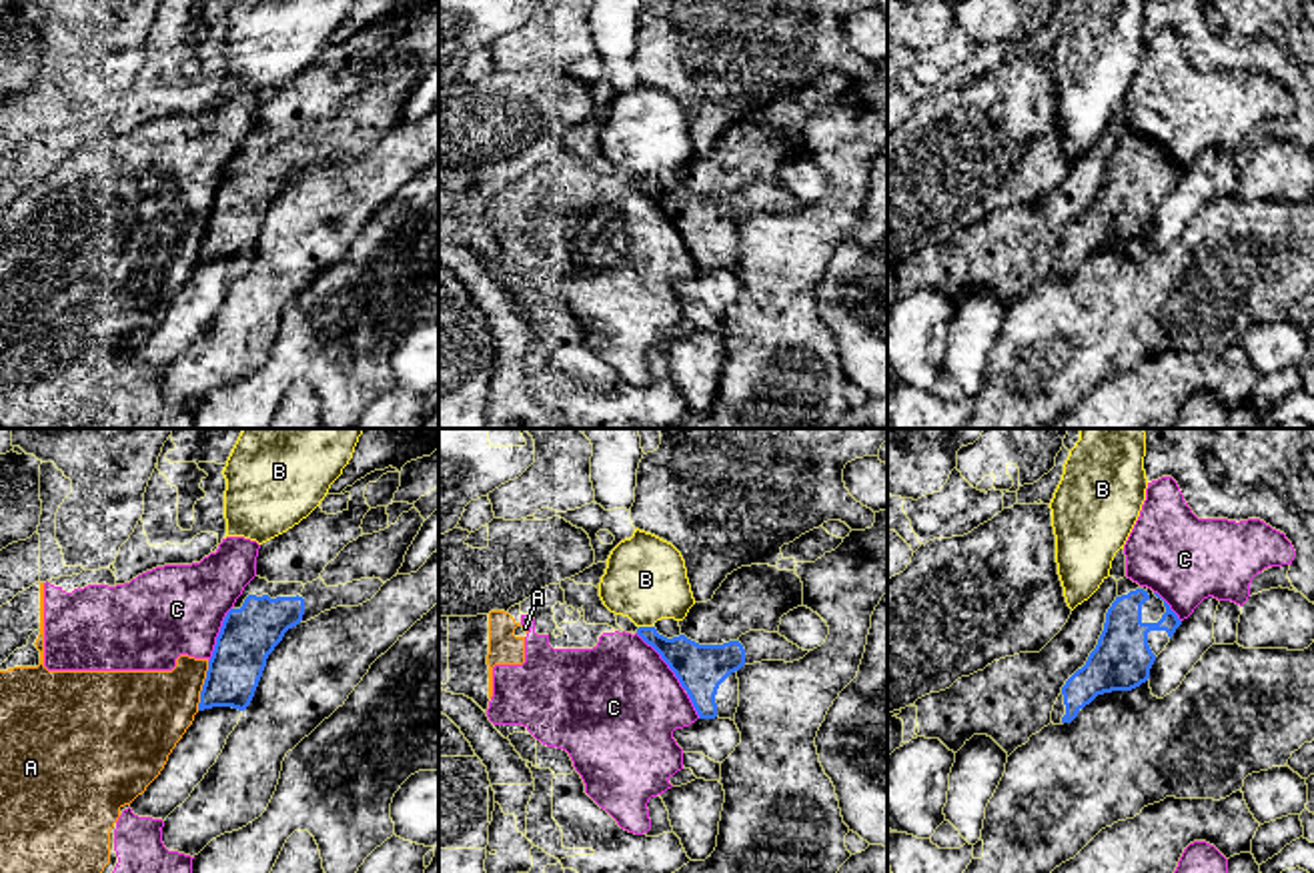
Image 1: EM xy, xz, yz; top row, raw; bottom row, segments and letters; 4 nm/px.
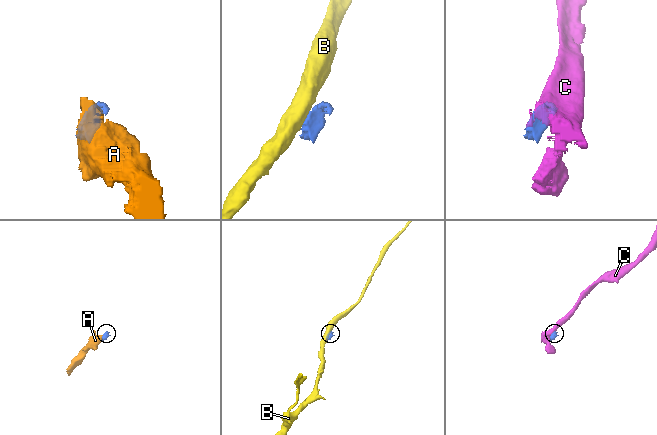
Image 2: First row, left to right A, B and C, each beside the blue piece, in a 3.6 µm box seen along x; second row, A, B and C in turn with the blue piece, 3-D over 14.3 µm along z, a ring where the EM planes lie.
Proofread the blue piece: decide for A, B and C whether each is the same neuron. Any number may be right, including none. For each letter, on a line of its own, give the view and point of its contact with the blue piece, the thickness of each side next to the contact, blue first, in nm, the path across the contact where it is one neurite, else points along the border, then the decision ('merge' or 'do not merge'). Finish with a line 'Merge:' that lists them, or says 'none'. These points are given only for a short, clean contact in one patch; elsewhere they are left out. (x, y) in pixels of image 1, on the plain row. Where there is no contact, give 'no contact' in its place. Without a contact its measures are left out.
A: xy (203, 237) | 220/340 nm | along xy (209, 213), (197, 261) | do not merge
B: xz (645, 179) | 170/340 nm | along xz (639, 177), (651, 179) | do not merge
C: xz (664, 211) | 190/480 nm | do not merge
Merge: none

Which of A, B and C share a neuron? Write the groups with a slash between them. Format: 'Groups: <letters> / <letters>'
Groups: A C / B

